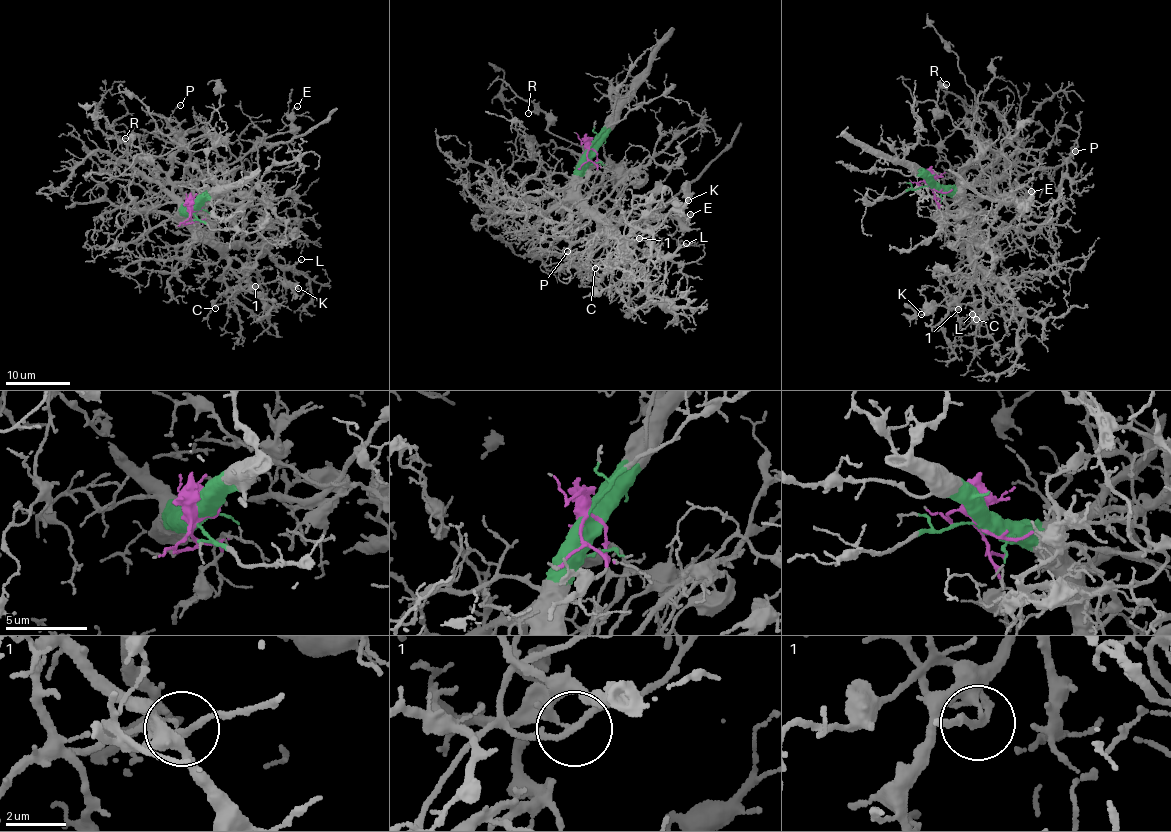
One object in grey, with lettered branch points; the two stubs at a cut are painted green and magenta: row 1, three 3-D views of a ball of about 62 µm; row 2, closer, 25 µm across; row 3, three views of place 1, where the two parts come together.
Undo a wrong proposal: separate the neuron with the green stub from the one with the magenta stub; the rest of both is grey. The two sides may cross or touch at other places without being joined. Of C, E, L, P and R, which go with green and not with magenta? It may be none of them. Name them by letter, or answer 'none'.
C, L, P

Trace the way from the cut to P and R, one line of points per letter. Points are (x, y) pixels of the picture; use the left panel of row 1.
P: (191, 209), (189, 219), (208, 232), (209, 198), (201, 200), (189, 172), (188, 144), (168, 120), (180, 105)
R: (191, 209), (203, 197), (194, 187), (232, 164), (227, 141), (211, 132), (151, 156), (124, 138)

